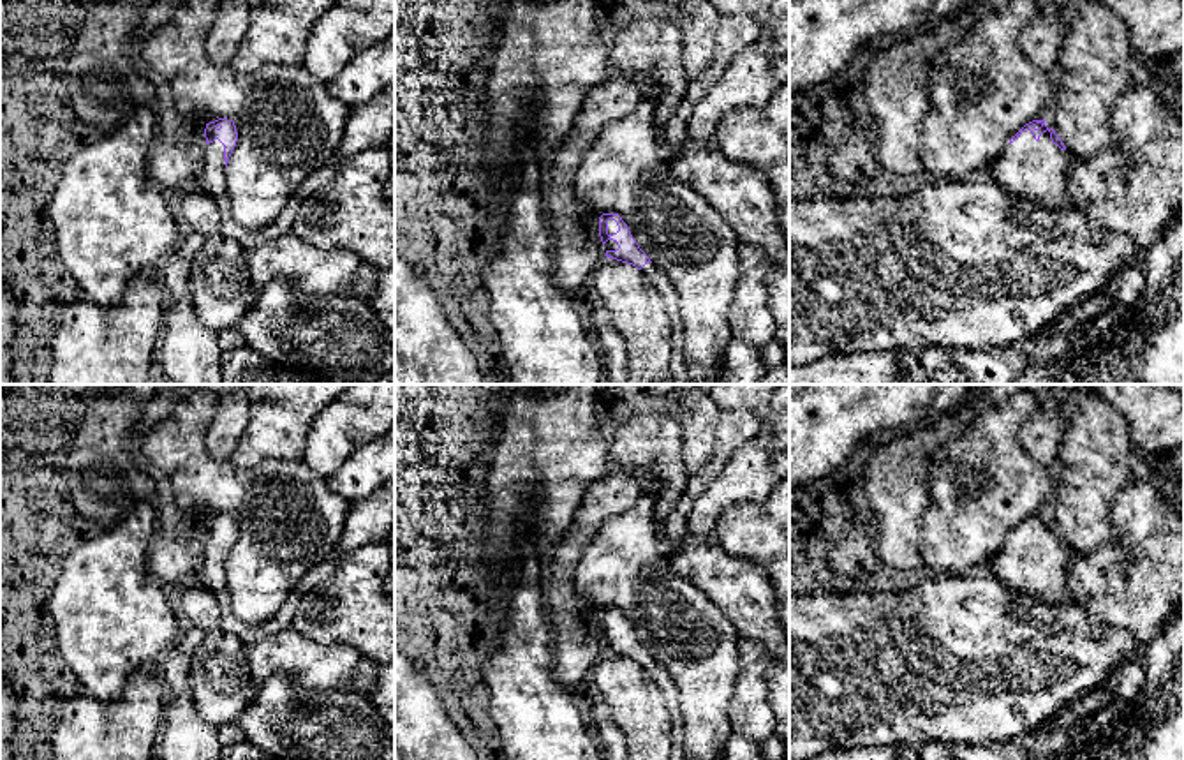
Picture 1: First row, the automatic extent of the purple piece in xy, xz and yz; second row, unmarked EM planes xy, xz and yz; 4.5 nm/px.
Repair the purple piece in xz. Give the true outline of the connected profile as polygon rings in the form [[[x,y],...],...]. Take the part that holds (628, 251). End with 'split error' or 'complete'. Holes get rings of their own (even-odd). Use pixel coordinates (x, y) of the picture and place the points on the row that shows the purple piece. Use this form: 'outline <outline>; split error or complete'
outline [[[603,213],[599,217],[599,236],[604,245],[606,257],[636,266],[662,296],[666,310],[671,314],[670,370],[677,384],[685,384],[685,381],[689,379],[689,370],[684,363],[685,335],[682,328],[682,319],[677,316],[680,305],[677,289],[673,287],[666,273],[661,272],[640,249],[627,224],[622,220],[618,213]]]; split error

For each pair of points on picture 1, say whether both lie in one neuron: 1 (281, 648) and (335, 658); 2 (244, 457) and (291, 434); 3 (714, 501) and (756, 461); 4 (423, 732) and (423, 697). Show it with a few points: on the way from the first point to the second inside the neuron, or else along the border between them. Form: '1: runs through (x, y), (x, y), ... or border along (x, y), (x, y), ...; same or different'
1: runs through (295, 655), (298, 658), (321, 658); same
2: runs through (256, 445), (265, 438), (279, 438); same
3: runs through (725, 492), (747, 471); same
4: runs through (423, 723), (423, 706); same

